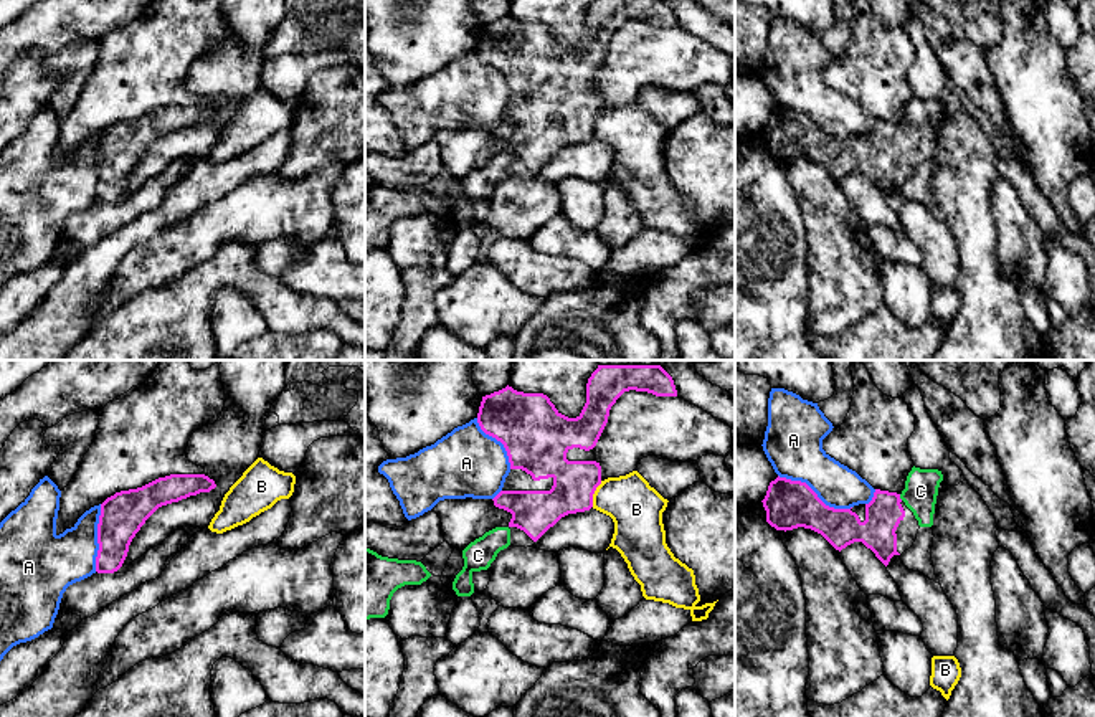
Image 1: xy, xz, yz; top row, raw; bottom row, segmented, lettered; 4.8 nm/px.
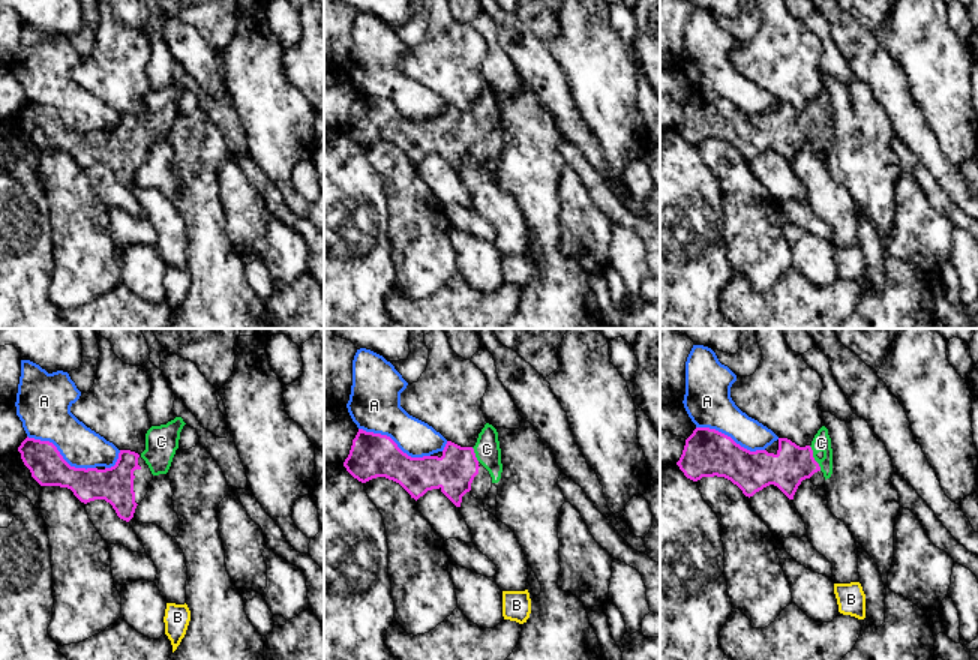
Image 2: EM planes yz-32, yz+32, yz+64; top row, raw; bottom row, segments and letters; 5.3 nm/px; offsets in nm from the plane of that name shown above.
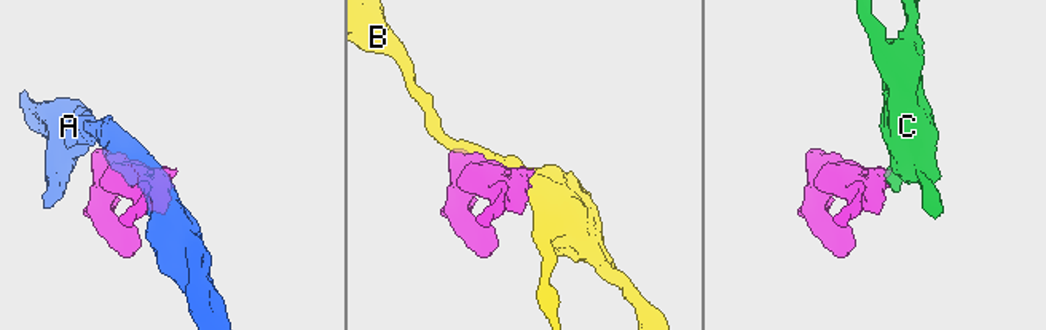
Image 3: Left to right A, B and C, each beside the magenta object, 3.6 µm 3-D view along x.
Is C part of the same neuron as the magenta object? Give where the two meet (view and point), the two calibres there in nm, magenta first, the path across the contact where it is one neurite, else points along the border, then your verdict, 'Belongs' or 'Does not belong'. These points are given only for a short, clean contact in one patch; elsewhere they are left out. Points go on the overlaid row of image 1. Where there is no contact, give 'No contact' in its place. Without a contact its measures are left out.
Touches magenta at yz (899, 498). Thickness 180 nm (magenta) against 160 nm. Path across: yz (884, 512), (899, 498), (915, 496), (920, 491). Belongs

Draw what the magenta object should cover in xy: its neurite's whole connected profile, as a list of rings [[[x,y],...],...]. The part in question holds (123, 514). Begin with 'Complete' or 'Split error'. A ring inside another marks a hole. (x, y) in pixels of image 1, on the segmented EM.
Complete. [[[170,474],[107,497],[97,524],[96,572],[114,573],[122,567],[132,539],[159,507],[215,487],[205,474]]]

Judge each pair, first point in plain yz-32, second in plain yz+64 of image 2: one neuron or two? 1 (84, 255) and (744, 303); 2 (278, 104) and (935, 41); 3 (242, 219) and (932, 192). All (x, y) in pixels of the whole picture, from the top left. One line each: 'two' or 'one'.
1: two
2: one
3: two

